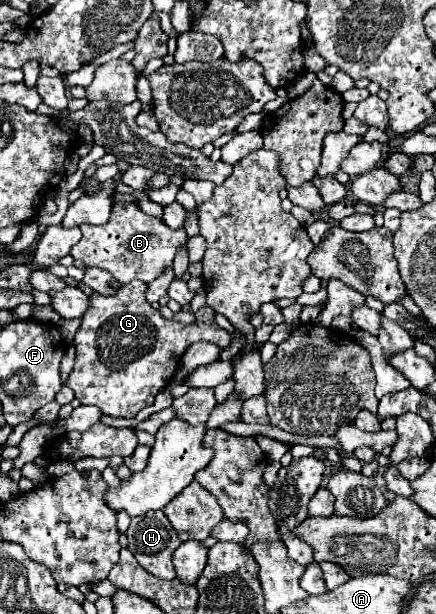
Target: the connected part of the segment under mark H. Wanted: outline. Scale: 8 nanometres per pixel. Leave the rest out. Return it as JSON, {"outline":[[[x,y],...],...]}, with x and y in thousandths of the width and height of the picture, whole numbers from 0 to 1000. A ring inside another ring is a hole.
{"outline":[[[372,829],[344,832],[326,842],[307,842],[289,865],[294,894],[307,901],[317,917],[367,943],[399,943],[394,901],[417,884],[399,868],[381,836]]]}

